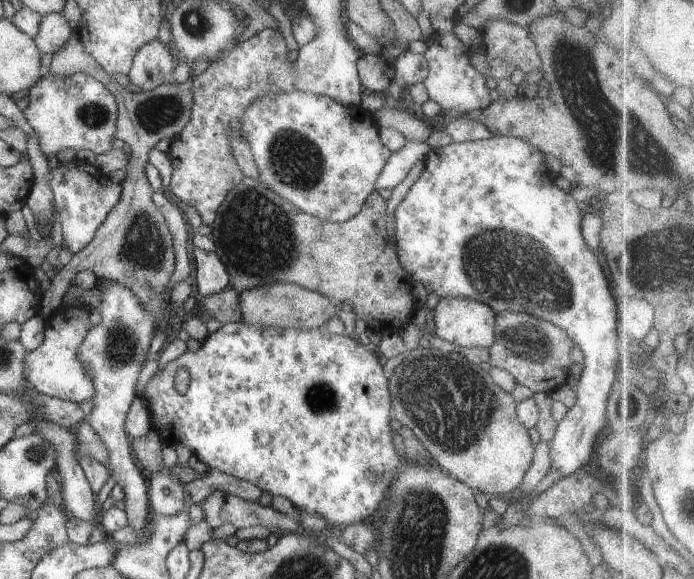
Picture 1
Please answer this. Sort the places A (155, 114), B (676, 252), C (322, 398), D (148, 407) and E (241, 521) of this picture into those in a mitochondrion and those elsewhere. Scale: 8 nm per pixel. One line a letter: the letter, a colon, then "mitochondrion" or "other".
A: mitochondrion
B: mitochondrion
C: mitochondrion
D: other
E: other

